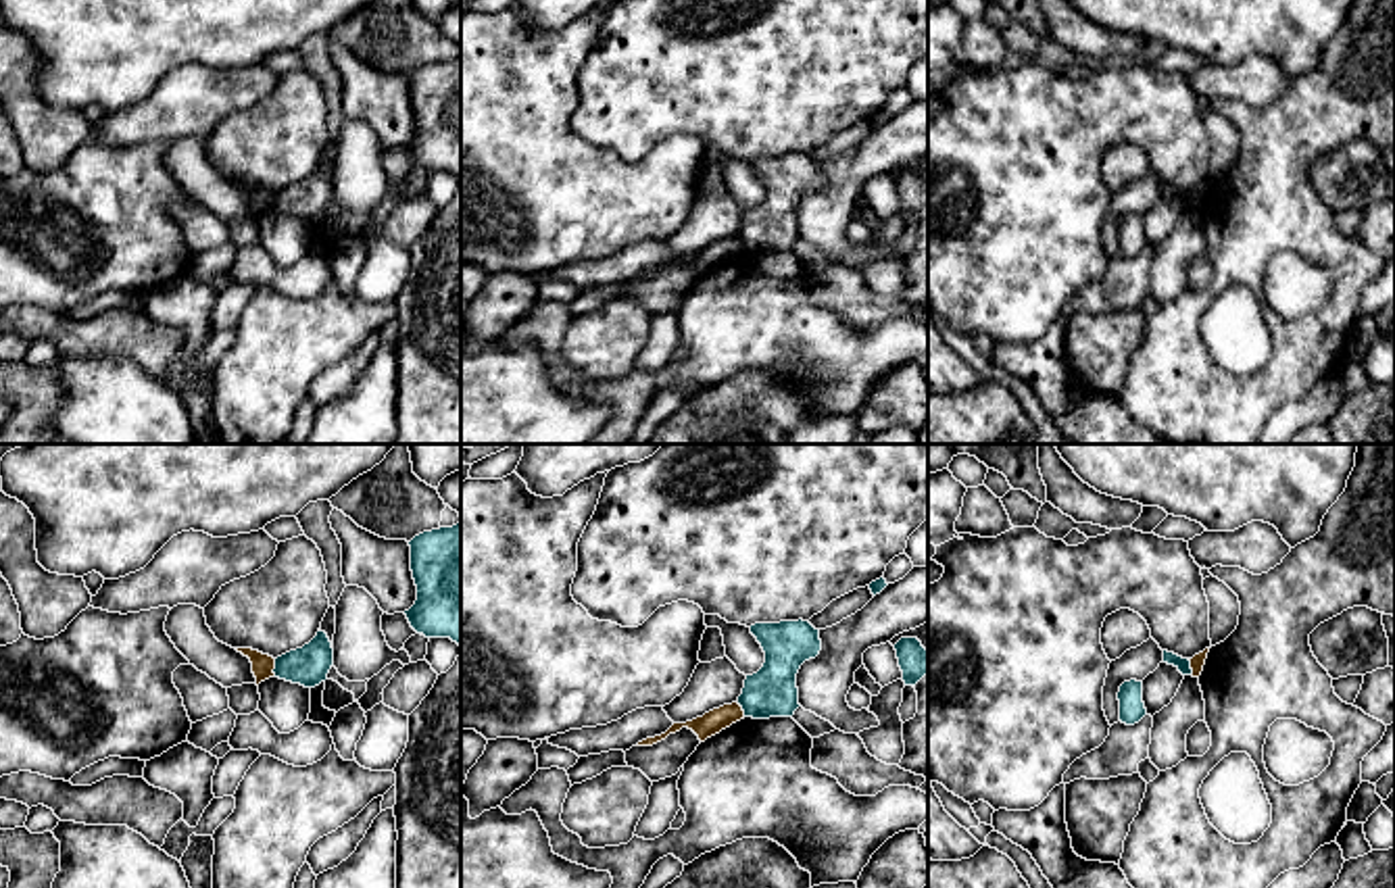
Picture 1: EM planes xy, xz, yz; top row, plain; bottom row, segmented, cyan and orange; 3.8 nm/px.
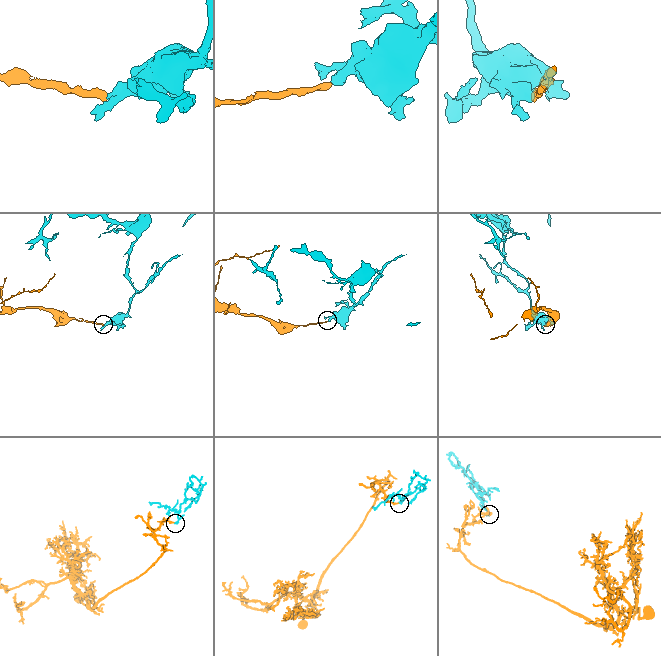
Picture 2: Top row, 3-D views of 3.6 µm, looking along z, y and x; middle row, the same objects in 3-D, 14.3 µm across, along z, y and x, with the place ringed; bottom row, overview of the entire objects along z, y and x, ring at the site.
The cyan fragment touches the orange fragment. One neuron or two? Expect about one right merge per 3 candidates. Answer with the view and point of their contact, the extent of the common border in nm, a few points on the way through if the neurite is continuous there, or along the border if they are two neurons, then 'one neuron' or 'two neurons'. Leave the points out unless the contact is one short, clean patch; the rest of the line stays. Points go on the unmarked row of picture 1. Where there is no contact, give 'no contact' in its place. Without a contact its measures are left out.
contact xy (276, 201); length 60 nm; border xy (276, 192), (274, 207); two neurons

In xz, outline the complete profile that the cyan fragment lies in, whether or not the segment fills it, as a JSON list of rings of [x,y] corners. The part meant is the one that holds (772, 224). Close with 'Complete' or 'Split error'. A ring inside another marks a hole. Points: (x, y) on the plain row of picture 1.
[[[809,154],[755,156],[751,167],[765,186],[763,200],[747,208],[738,238],[744,250],[792,250],[799,238],[797,206],[822,183],[819,163]]]. Complete

